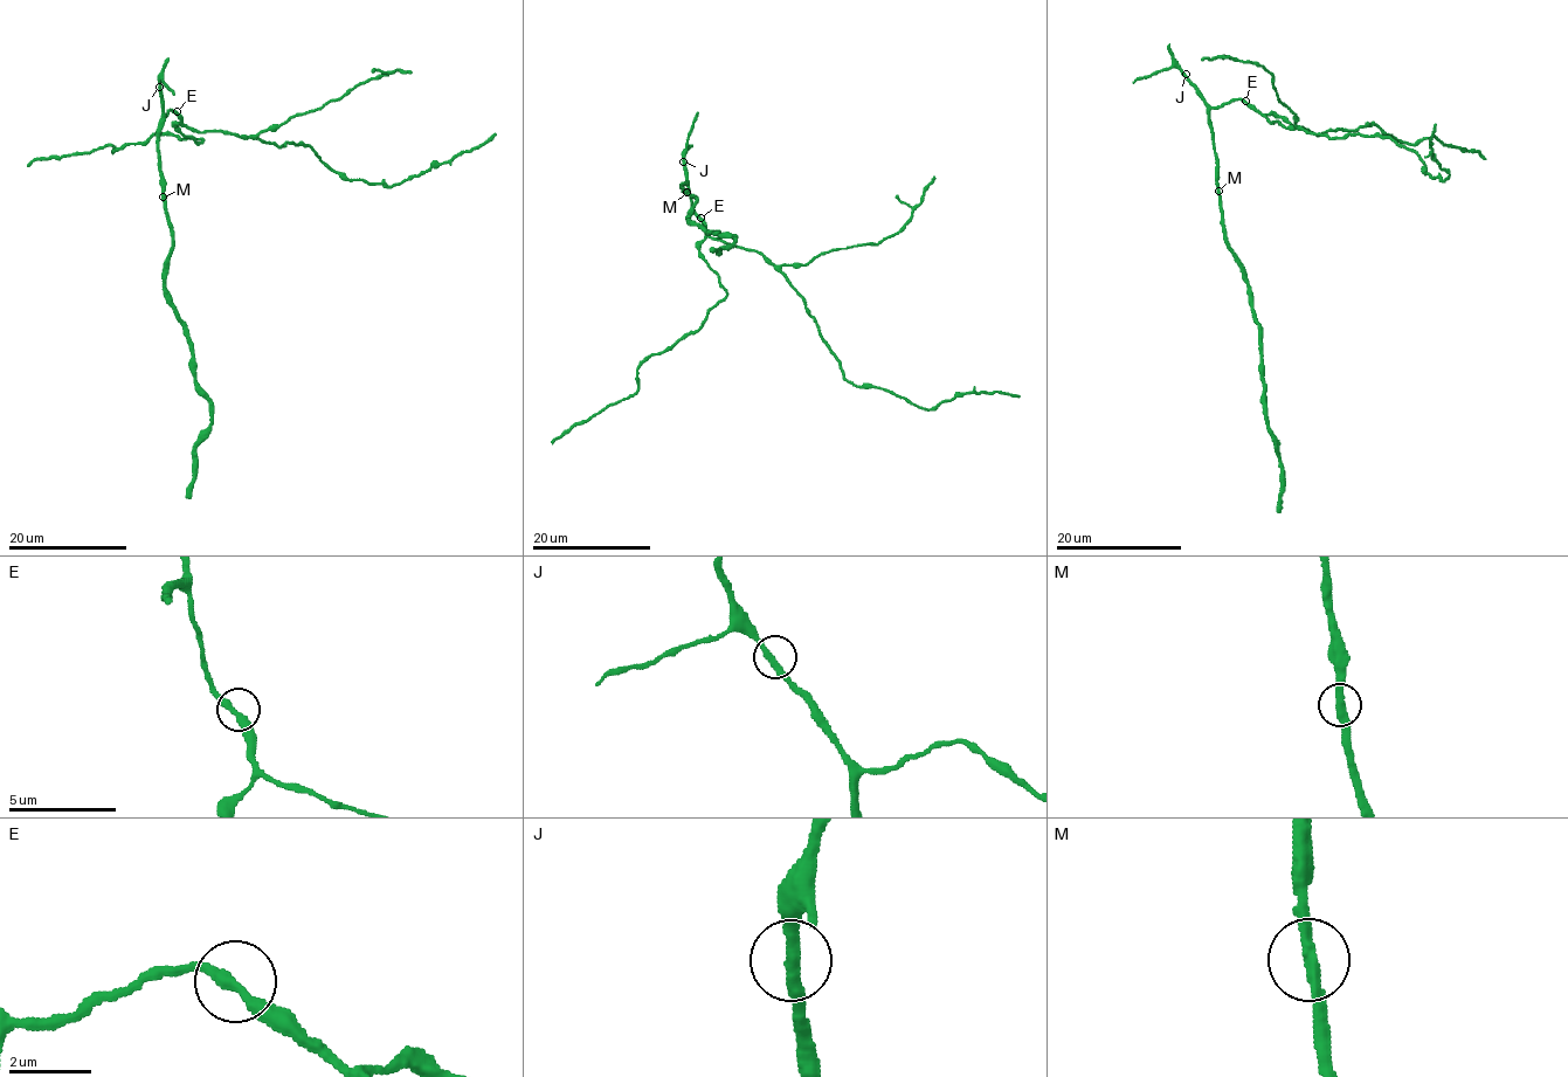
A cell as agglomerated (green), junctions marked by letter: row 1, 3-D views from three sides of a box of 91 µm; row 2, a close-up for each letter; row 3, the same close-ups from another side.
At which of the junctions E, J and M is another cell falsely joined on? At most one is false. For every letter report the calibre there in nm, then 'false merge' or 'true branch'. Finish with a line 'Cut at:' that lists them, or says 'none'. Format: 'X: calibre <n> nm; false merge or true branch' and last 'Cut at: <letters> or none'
E: calibre 320 nm; true branch
J: calibre 320 nm; true branch
M: calibre 320 nm; true branch
Cut at: none

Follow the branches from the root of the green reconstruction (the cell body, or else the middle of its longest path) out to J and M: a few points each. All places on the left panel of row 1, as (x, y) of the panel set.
J: (175, 114), (170, 110), (164, 117), (159, 87)
M: (175, 114), (170, 110), (161, 121), (158, 138), (163, 195)

